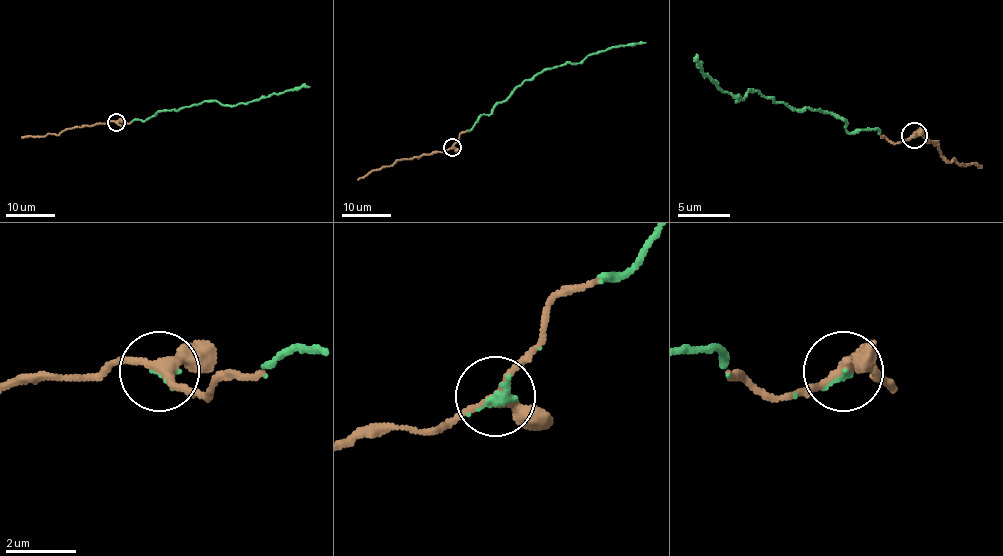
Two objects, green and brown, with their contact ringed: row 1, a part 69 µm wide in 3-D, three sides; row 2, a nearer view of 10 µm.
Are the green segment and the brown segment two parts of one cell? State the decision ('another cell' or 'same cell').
same cell

